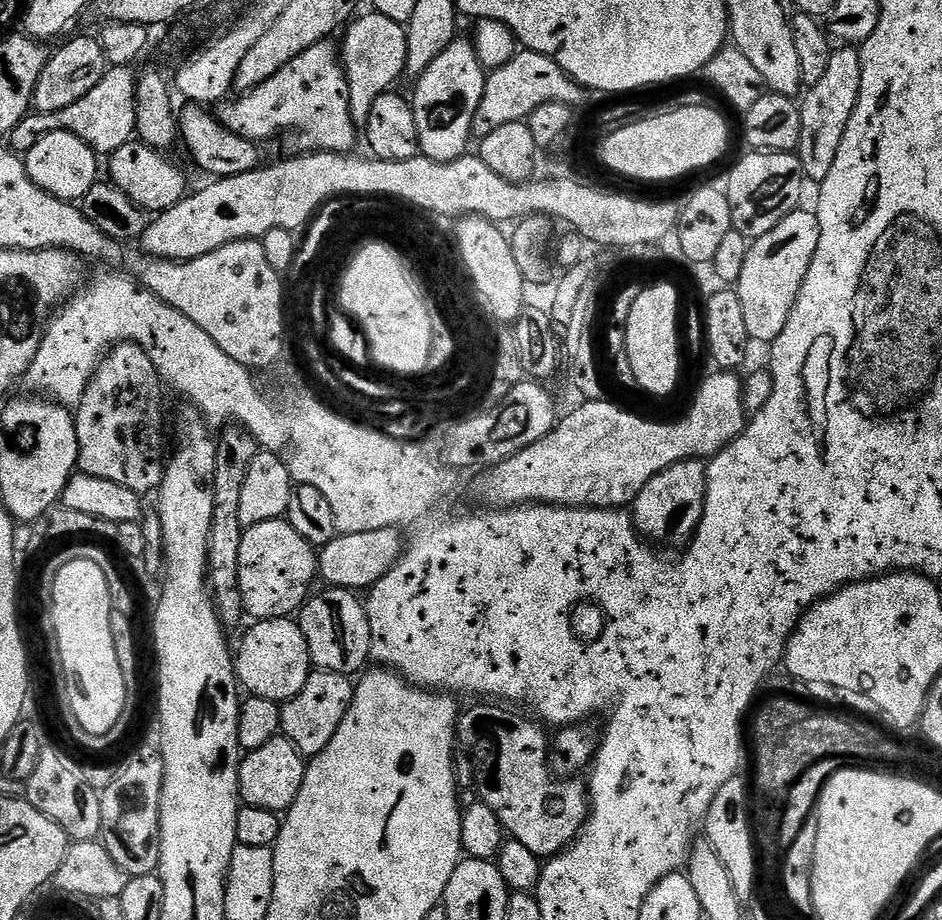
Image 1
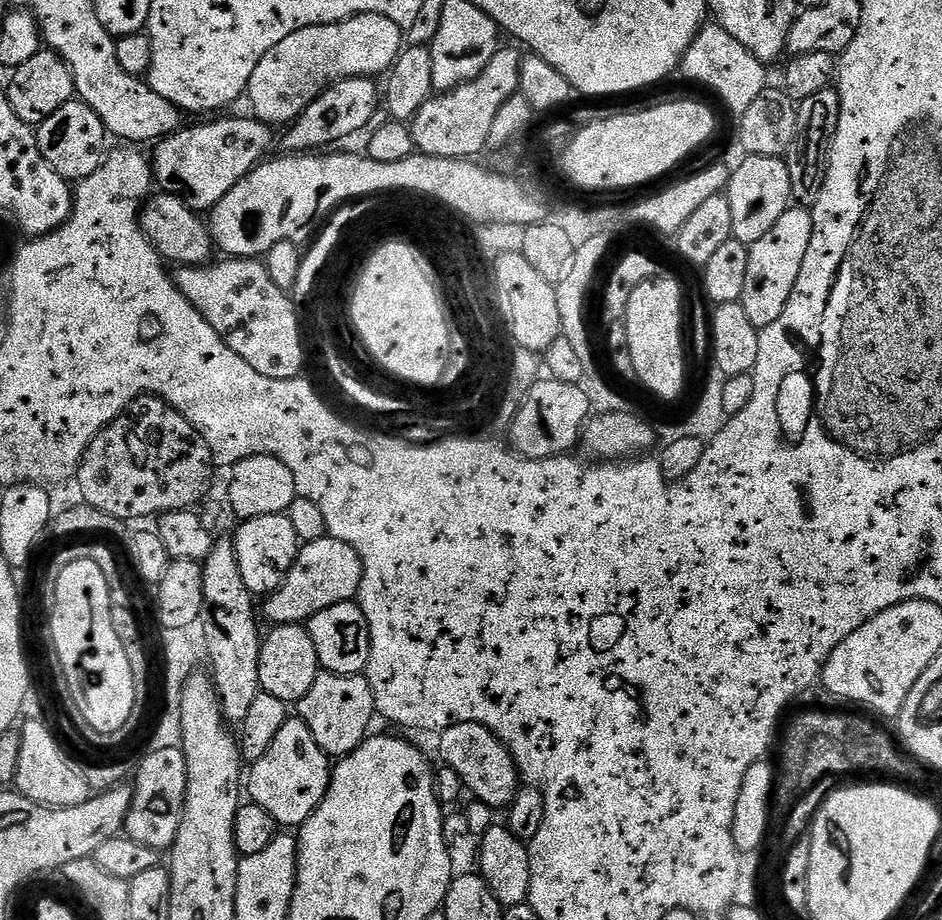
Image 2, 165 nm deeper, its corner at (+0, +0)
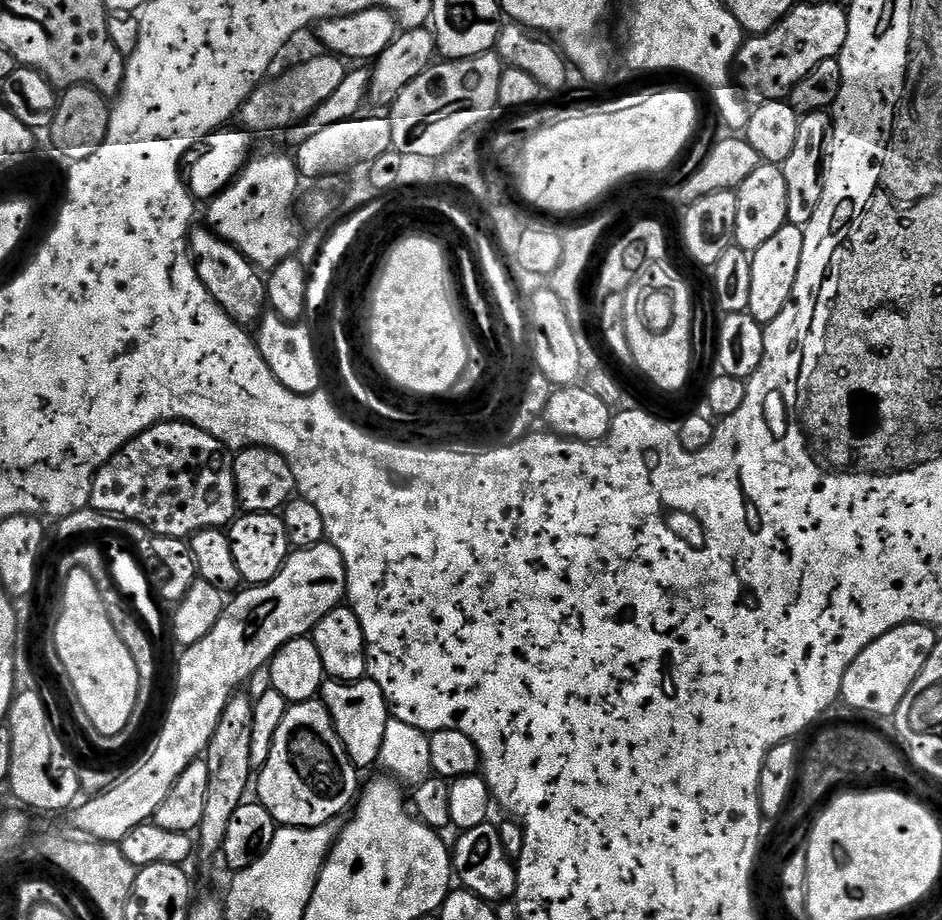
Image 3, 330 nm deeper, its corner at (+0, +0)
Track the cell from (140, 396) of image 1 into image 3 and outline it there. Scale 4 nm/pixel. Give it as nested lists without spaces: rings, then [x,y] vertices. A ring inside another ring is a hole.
[[[169,420],[155,424],[135,436],[122,450],[103,464],[92,483],[91,508],[111,516],[121,516],[146,526],[153,536],[188,540],[196,532],[207,528],[227,529],[238,515],[236,483],[229,449],[218,438],[198,426],[182,420]]]

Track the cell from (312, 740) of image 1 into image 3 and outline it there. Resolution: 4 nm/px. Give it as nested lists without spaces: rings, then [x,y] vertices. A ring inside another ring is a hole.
[[[371,678],[362,680],[325,679],[320,688],[319,699],[323,700],[326,710],[330,710],[330,718],[334,722],[334,730],[338,730],[338,738],[342,738],[342,746],[346,746],[346,754],[354,762],[357,770],[365,770],[375,765],[380,758],[382,738],[386,736],[386,722],[390,719],[390,705],[382,690]]]

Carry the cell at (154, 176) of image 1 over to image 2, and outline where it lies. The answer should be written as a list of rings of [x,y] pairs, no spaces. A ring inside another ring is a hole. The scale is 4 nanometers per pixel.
[[[232,116],[229,120],[212,118],[209,124],[200,124],[197,128],[184,126],[179,132],[173,132],[159,141],[155,145],[156,153],[150,156],[152,174],[159,191],[182,198],[198,214],[207,213],[218,202],[222,202],[222,198],[230,194],[230,190],[238,186],[238,182],[242,182],[242,178],[246,178],[246,174],[255,170],[256,165],[271,153],[268,151],[272,148],[273,129],[258,119],[245,116]]]

